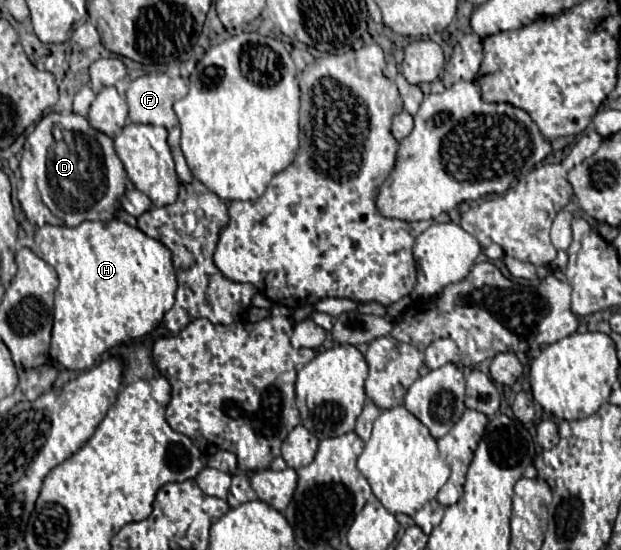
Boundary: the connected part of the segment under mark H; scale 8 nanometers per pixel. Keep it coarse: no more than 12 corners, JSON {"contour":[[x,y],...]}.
{"contour":[[118,219],[42,225],[50,355],[94,367],[174,305],[170,251]]}

